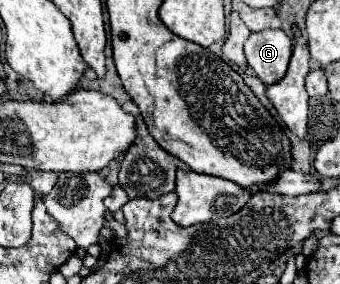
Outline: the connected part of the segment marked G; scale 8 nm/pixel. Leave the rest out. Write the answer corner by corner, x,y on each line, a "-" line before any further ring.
283,30
255,32
245,42
245,56
249,68
263,84
277,84
289,66
293,44

